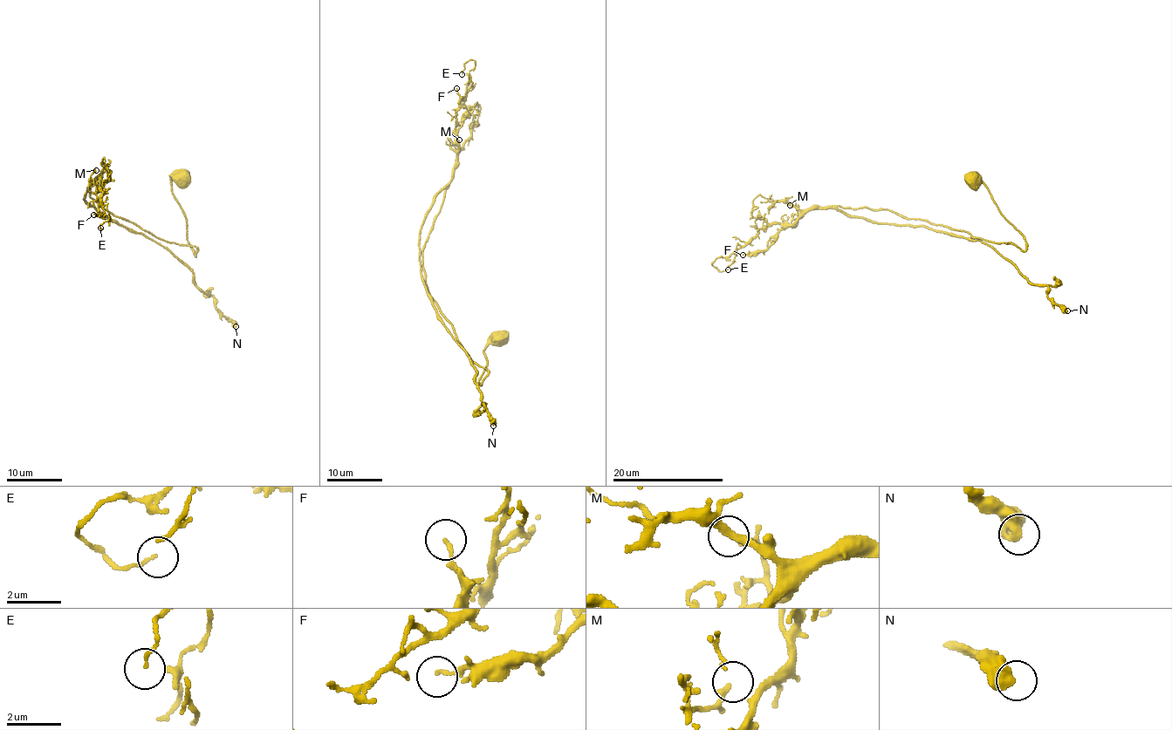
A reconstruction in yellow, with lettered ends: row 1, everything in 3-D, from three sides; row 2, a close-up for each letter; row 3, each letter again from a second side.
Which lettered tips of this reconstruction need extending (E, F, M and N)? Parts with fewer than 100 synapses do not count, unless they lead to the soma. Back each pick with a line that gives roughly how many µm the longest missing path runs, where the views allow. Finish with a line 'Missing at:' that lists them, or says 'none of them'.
Missing at: none of them

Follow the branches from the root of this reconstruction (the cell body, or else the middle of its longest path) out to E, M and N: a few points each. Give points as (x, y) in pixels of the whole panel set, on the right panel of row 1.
E: (972, 180), (988, 189), (1026, 249), (888, 209), (813, 208), (792, 224), (763, 228), (712, 264), (728, 269)
M: (972, 180), (988, 189), (1026, 249), (907, 220), (888, 209), (813, 208), (799, 217), (790, 205)
N: (972, 180), (988, 189), (1026, 249), (888, 209), (842, 209), (982, 241), (1067, 310)

